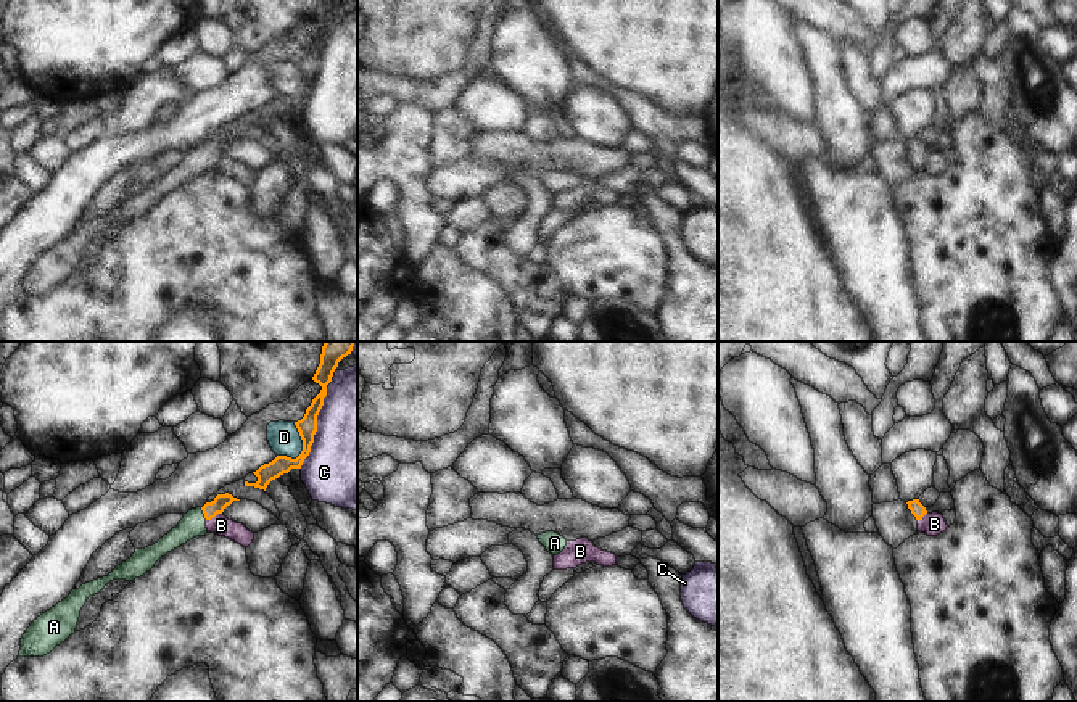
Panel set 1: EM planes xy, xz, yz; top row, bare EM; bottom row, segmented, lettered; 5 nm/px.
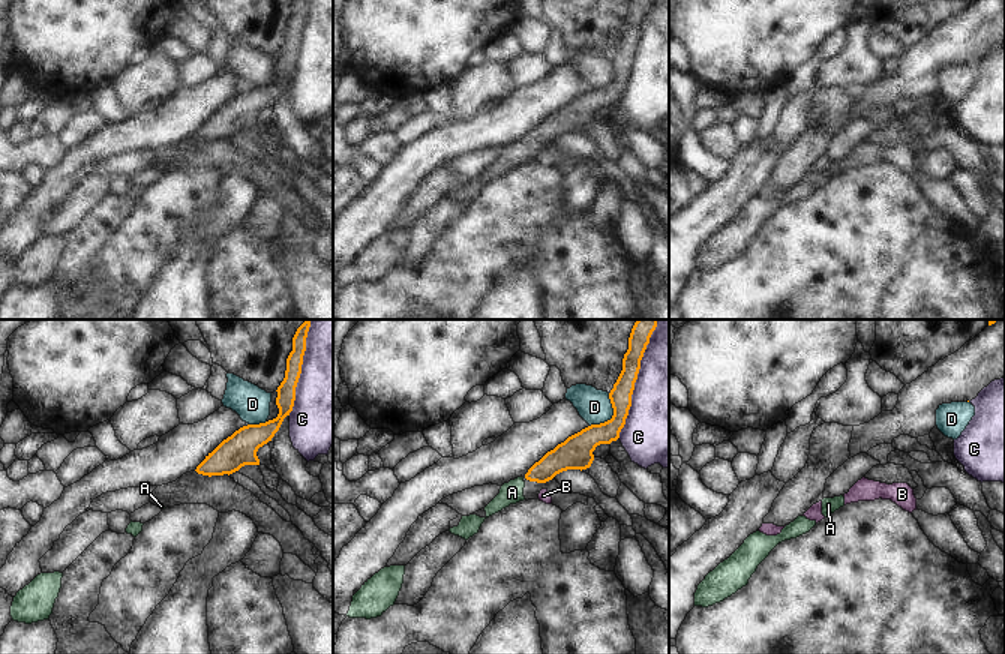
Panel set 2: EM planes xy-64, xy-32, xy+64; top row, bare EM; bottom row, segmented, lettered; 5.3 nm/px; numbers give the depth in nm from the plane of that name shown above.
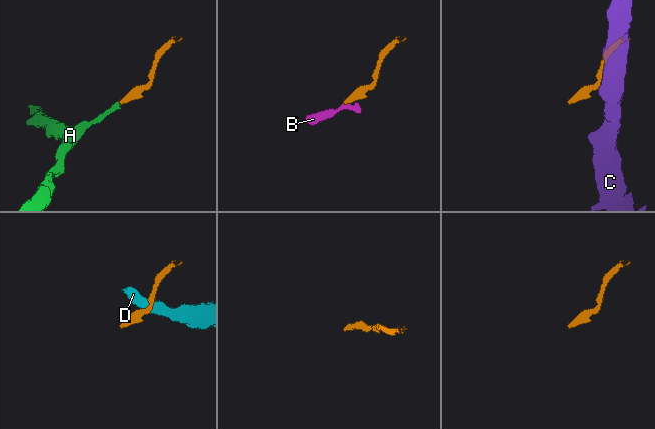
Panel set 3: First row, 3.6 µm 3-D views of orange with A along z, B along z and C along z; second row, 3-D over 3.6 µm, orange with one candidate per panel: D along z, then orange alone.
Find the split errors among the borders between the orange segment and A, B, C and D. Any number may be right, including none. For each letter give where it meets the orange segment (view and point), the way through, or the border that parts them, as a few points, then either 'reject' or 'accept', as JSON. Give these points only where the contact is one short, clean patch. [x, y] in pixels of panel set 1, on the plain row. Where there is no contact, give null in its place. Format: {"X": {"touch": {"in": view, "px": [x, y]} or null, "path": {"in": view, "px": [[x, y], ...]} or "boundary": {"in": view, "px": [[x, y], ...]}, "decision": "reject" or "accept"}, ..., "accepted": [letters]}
{"A": {"touch": {"in": "xy", "px": [203, 152]}, "path": {"in": "xy", "px": [[221, 140], [203, 152], [193, 163]]}, "decision": "accept"}, "B": {"touch": {"in": "xy", "px": [213, 156]}, "boundary": {"in": "xy", "px": [[221, 152], [206, 160]]}, "decision": "reject"}, "C": {"touch": {"in": "xy", "px": [316, 66]}, "decision": "reject"}, "D": {"touch": {"in": "xy", "px": [303, 89]}, "boundary": {"in": "xy", "px": [[293, 61], [301, 79], [301, 90], [295, 97], [277, 95]]}, "decision": "reject"}, "accepted": ["A"]}

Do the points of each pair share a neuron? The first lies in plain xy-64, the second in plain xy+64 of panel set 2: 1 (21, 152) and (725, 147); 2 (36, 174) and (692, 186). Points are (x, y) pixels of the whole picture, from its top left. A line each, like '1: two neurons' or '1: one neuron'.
1: one neuron
2: two neurons

